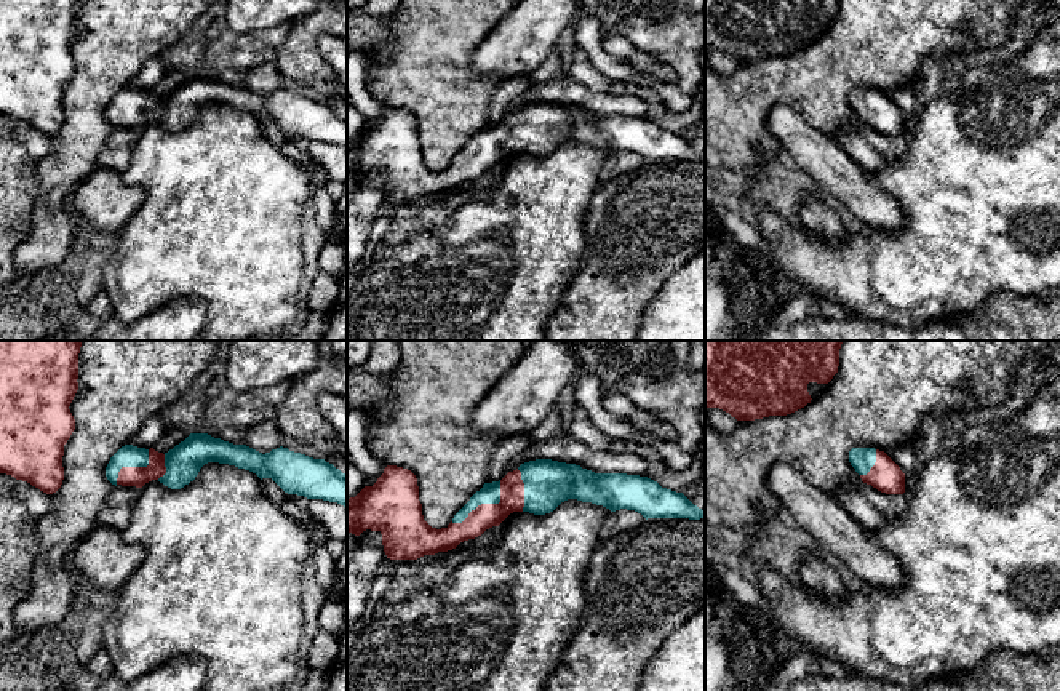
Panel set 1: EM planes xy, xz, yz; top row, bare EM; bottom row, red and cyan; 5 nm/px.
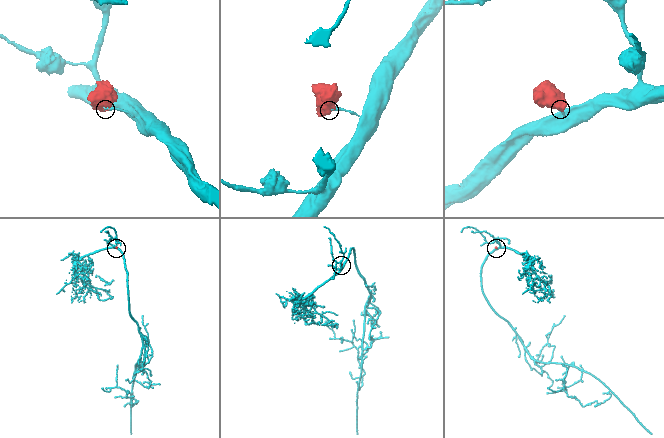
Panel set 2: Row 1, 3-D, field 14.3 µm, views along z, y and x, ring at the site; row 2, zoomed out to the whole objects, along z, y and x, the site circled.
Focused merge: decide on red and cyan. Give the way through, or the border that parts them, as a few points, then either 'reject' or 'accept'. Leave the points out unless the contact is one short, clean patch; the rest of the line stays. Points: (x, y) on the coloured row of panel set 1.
accept

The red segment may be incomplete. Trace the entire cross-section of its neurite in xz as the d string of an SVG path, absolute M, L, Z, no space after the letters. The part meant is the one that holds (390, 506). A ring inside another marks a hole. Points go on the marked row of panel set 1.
M536 459L521 464L499 481L484 483L446 528L436 529L424 520L416 475L408 469L387 465L373 486L365 486L355 497L347 499L347 534L360 536L366 529L379 531L387 558L417 560L424 555L452 550L460 542L475 539L486 529L499 526L513 512L545 515L568 499L603 505L611 512L620 509L635 510L646 520L705 518L705 510L694 505L683 493L662 488L648 477L595 473L576 464Z

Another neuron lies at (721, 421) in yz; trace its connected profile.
M707 408L705 409L705 421L719 433L729 435L732 433L739 421L732 417L729 413L719 409L719 408Z

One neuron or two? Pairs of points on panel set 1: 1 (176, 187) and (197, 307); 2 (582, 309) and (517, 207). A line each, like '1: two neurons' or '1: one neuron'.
1: two neurons
2: two neurons

